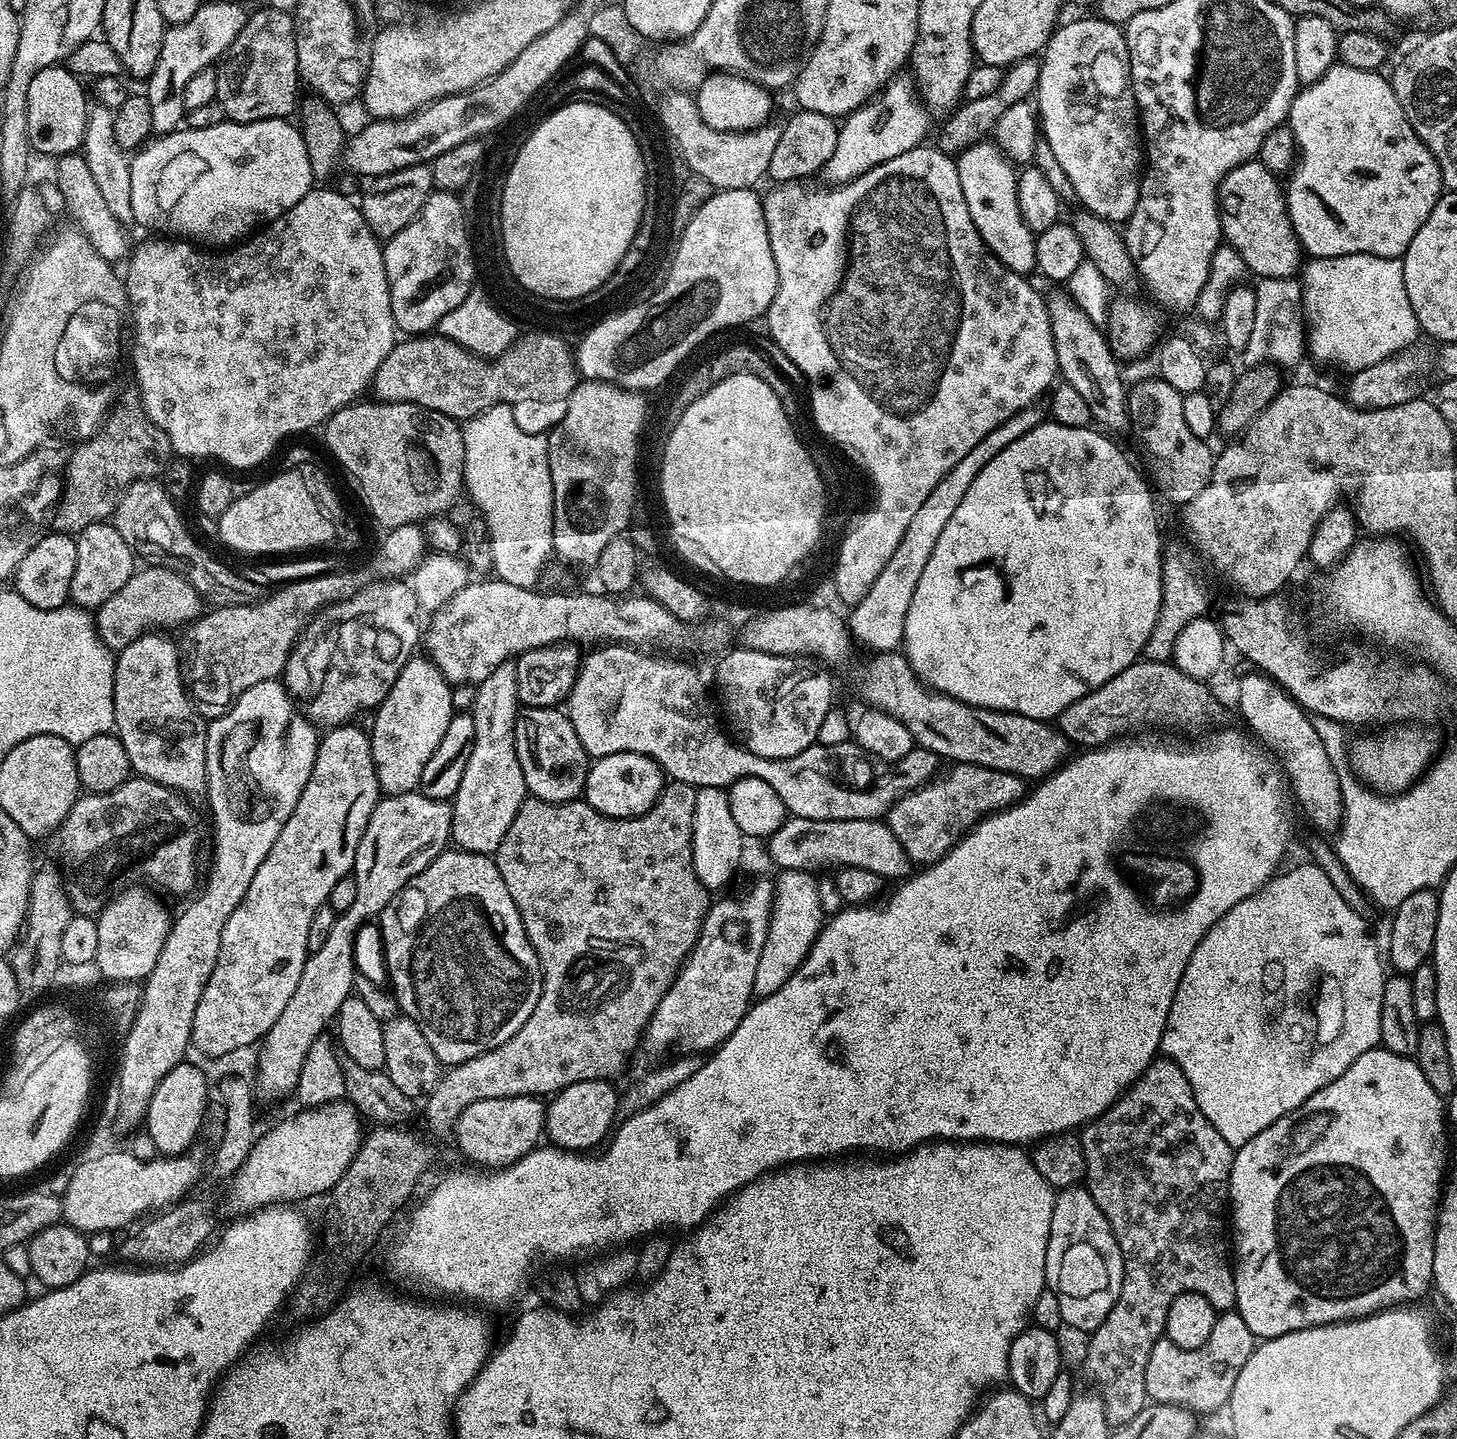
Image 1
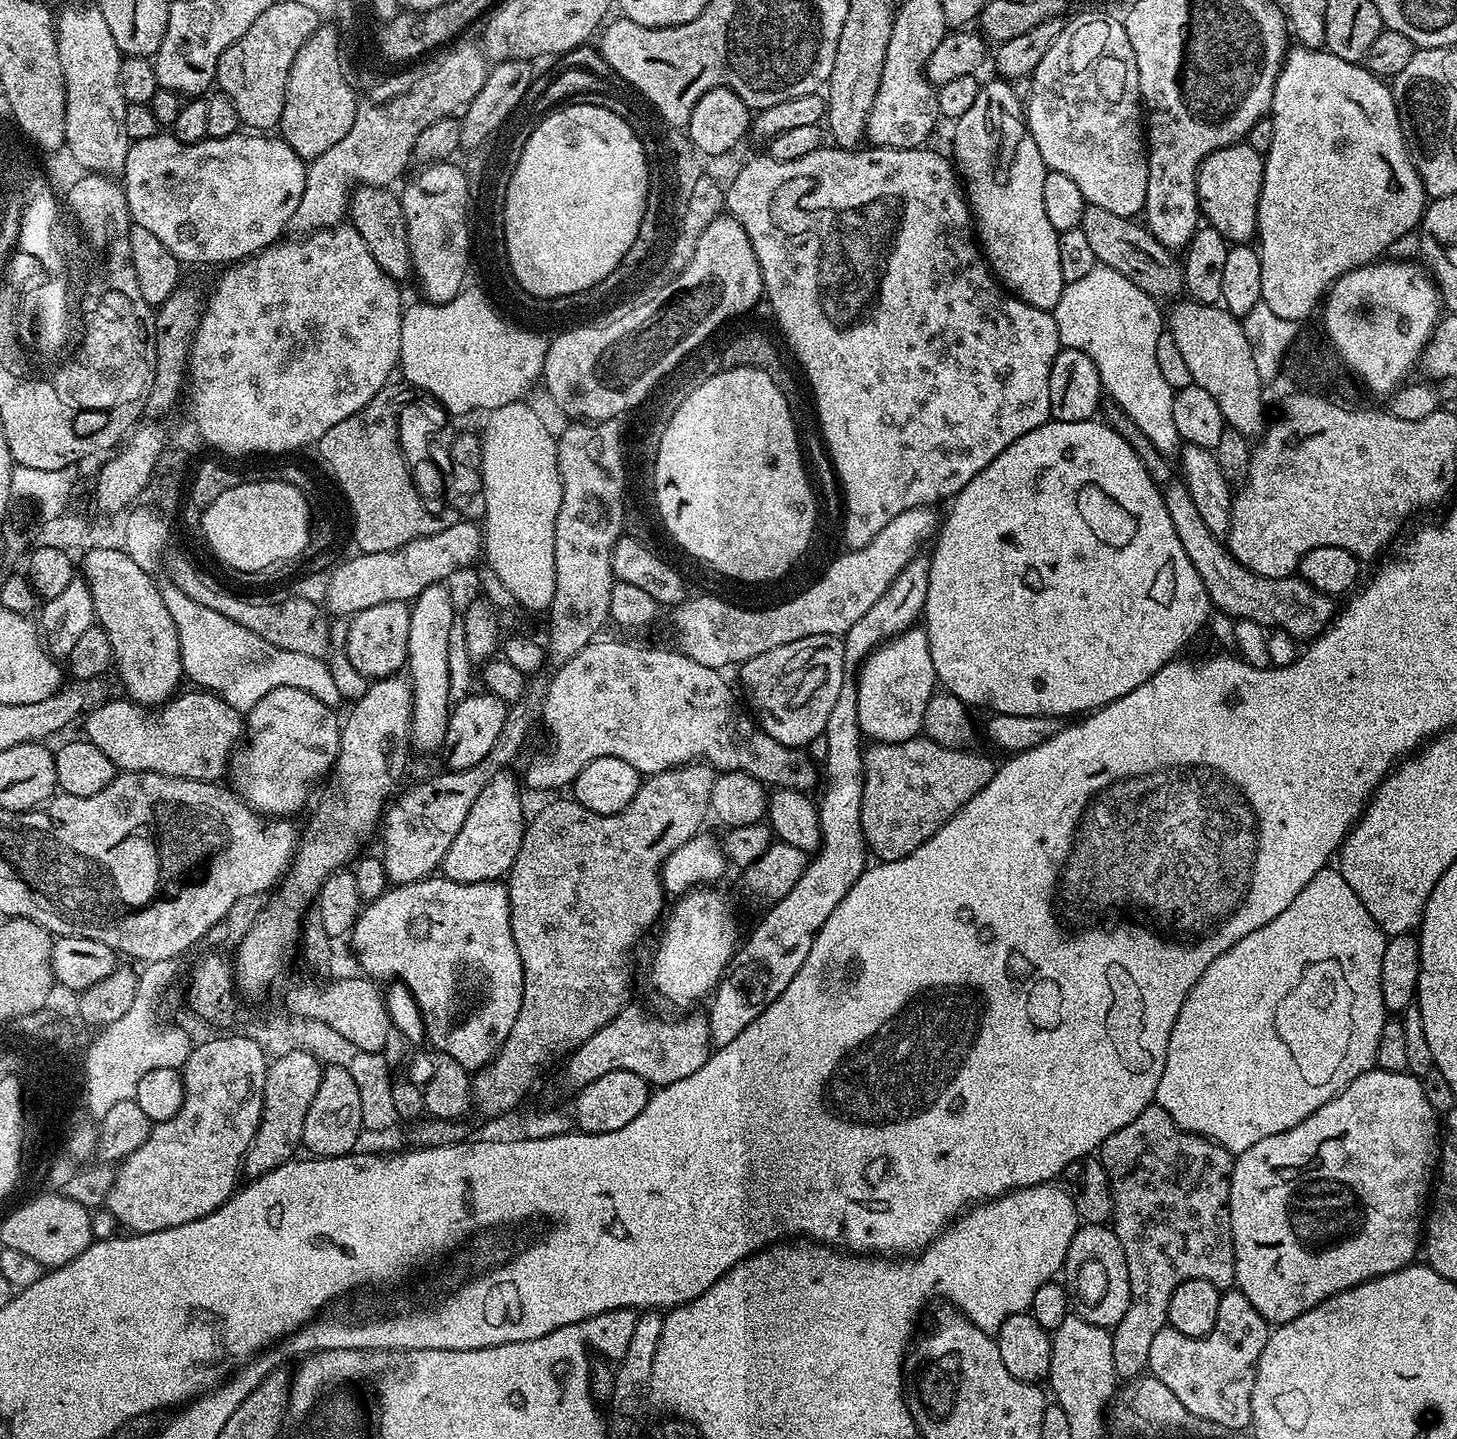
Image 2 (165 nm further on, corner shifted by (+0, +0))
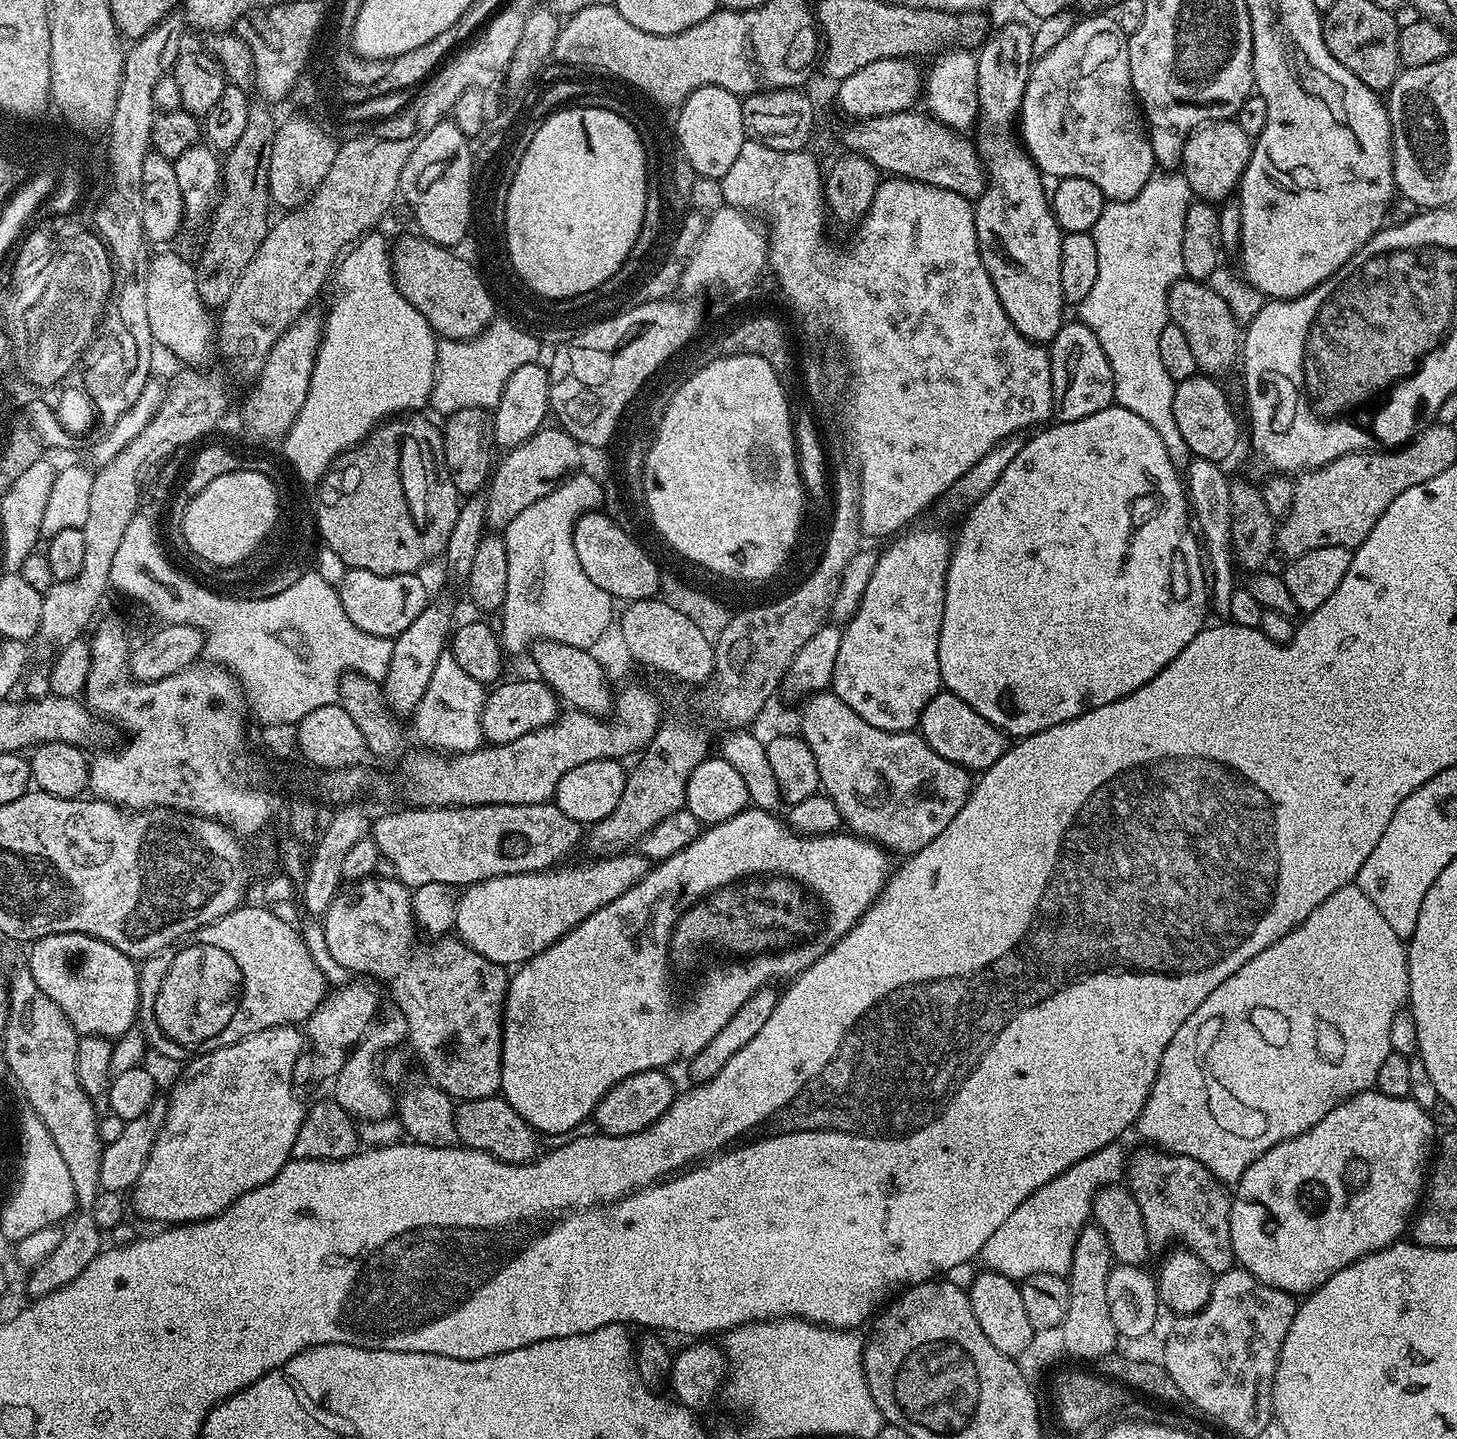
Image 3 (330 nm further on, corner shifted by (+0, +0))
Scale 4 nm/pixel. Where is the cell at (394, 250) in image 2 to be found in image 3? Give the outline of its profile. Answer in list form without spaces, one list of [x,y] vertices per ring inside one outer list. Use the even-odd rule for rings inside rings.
[[[419,234],[404,236],[390,248],[392,257],[392,281],[396,288],[426,318],[437,337],[446,340],[472,340],[494,319],[493,293],[484,285],[485,277],[479,267],[463,260],[459,251],[443,248],[425,240]]]

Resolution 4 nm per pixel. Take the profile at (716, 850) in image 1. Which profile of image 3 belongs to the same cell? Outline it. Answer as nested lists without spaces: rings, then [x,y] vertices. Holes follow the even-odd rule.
[[[628,852],[593,859],[593,864],[576,864],[573,868],[557,866],[547,872],[527,872],[513,876],[499,876],[467,885],[459,893],[456,901],[456,922],[454,932],[469,948],[473,948],[482,958],[495,964],[519,966],[534,958],[542,950],[549,948],[555,940],[560,940],[574,926],[578,926],[590,914],[602,910],[614,898],[626,894],[630,886],[647,874],[650,861],[643,854]]]

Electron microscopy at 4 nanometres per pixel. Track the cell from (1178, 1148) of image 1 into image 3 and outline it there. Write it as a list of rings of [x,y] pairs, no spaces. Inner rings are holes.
[[[1148,1150],[1152,1152],[1131,1153],[1126,1164],[1126,1187],[1131,1192],[1134,1202],[1142,1210],[1142,1218],[1146,1222],[1146,1238],[1153,1249],[1167,1249],[1171,1240],[1180,1240],[1189,1252],[1198,1254],[1202,1262],[1214,1274],[1228,1272],[1236,1264],[1234,1246],[1230,1238],[1230,1214],[1232,1213],[1232,1196],[1229,1189],[1202,1162],[1189,1156],[1176,1156],[1173,1152],[1163,1150]]]

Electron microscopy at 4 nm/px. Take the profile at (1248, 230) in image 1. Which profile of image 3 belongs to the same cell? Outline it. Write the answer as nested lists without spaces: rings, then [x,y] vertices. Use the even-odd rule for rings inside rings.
[[[1235,119],[1218,120],[1191,132],[1182,150],[1182,174],[1190,182],[1190,190],[1197,201],[1219,205],[1239,189],[1240,179],[1250,162],[1253,137],[1242,131]]]

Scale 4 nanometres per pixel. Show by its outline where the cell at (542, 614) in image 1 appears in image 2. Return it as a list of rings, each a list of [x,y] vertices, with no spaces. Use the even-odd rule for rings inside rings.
[[[932,506],[911,508],[898,518],[882,526],[879,534],[866,545],[851,555],[844,555],[840,563],[835,564],[831,572],[812,588],[808,595],[800,596],[795,603],[776,608],[775,612],[739,612],[728,605],[708,600],[704,594],[685,599],[683,604],[675,605],[672,616],[672,628],[676,631],[675,647],[684,655],[702,662],[717,670],[728,670],[728,667],[739,666],[774,646],[786,646],[786,642],[798,642],[798,638],[810,638],[814,632],[843,637],[844,633],[882,598],[894,582],[894,578],[914,559],[916,552],[938,531],[937,509]]]

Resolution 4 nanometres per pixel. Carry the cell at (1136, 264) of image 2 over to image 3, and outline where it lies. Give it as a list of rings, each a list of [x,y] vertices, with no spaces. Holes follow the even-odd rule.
[[[1181,278],[1168,291],[1168,319],[1182,330],[1190,351],[1194,353],[1197,369],[1203,375],[1221,378],[1235,364],[1237,367],[1242,352],[1242,328],[1211,283]]]

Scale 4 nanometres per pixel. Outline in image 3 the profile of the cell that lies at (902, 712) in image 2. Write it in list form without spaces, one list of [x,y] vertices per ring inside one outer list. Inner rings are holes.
[[[909,527],[903,534],[897,535],[889,543],[893,544],[884,553],[882,551],[879,553],[874,566],[874,574],[870,574],[870,582],[866,582],[866,590],[862,594],[860,605],[856,608],[852,619],[843,625],[840,633],[838,658],[834,662],[832,683],[830,685],[831,691],[835,692],[838,698],[842,698],[842,702],[846,702],[846,706],[850,706],[850,710],[854,710],[854,714],[858,714],[858,718],[866,718],[866,722],[870,722],[870,726],[878,726],[878,730],[886,730],[887,732],[913,731],[919,725],[922,710],[926,710],[930,698],[934,698],[942,691],[940,667],[938,666],[938,638],[940,637],[940,627],[942,626],[944,595],[946,594],[948,567],[952,561],[953,541],[950,536],[948,540],[947,534],[940,528],[916,527]]]

